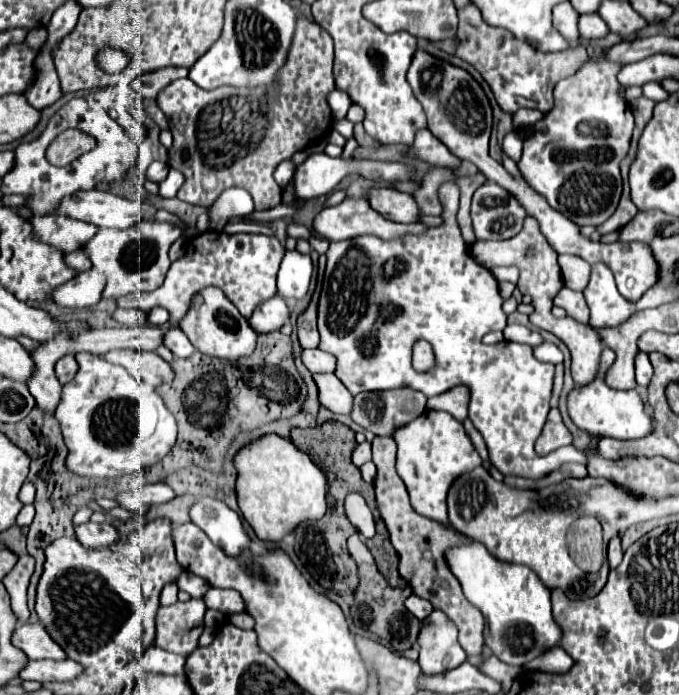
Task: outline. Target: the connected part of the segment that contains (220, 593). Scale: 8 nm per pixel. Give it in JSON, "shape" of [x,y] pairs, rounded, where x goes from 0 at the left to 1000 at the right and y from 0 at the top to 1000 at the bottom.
{"shape":[[[311,845],[305,850],[302,871],[305,871],[305,876],[320,876],[320,879],[328,879],[331,885],[355,882],[361,876],[352,853],[340,850],[340,847],[317,847],[317,845]]]}

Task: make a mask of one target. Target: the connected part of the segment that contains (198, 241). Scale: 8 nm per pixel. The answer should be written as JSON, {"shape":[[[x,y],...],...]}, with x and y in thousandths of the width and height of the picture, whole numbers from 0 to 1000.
{"shape":[[[311,329],[275,347],[275,364],[258,378],[252,378],[243,407],[234,416],[222,422],[193,422],[169,433],[172,433],[172,442],[208,445],[208,447],[219,447],[237,439],[249,445],[252,462],[261,465],[264,456],[270,456],[281,427],[293,416],[317,410],[337,427],[337,433],[352,445],[352,450],[361,459],[367,459],[376,439],[381,439],[381,433],[390,433],[408,422],[405,399],[408,399],[417,364],[420,364],[420,355],[408,347],[408,341],[381,338],[381,335],[337,338],[337,335]]]}

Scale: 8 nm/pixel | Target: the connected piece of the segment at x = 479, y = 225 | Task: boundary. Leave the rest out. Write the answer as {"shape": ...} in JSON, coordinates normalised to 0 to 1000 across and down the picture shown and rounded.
{"shape":[[[711,263],[697,281],[694,318],[703,347],[753,344],[767,332],[773,312],[758,283],[729,263]]]}

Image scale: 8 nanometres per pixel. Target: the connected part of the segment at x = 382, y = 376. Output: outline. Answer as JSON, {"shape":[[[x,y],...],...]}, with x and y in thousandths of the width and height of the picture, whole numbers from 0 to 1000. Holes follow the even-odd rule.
{"shape":[[[667,260],[652,263],[647,269],[652,321],[647,327],[632,327],[620,338],[582,341],[573,347],[552,338],[529,338],[523,344],[485,353],[482,387],[467,442],[467,471],[473,485],[470,502],[487,508],[496,517],[493,540],[517,563],[517,568],[526,568],[532,563],[605,557],[626,565],[629,571],[638,571],[673,554],[685,554],[694,565],[691,603],[711,626],[723,666],[741,683],[794,689],[823,675],[826,666],[862,666],[859,652],[850,649],[844,640],[826,643],[803,658],[794,658],[785,649],[788,626],[797,623],[797,614],[803,612],[809,594],[817,528],[811,522],[791,519],[779,496],[764,496],[753,491],[729,496],[708,494],[714,479],[745,471],[747,453],[739,445],[741,430],[735,424],[729,399],[723,396],[723,390],[705,381],[685,355],[676,324],[670,318],[676,283],[676,269]],[[617,488],[629,488],[641,505],[641,528],[626,537],[614,537],[605,528],[605,499]]]}

